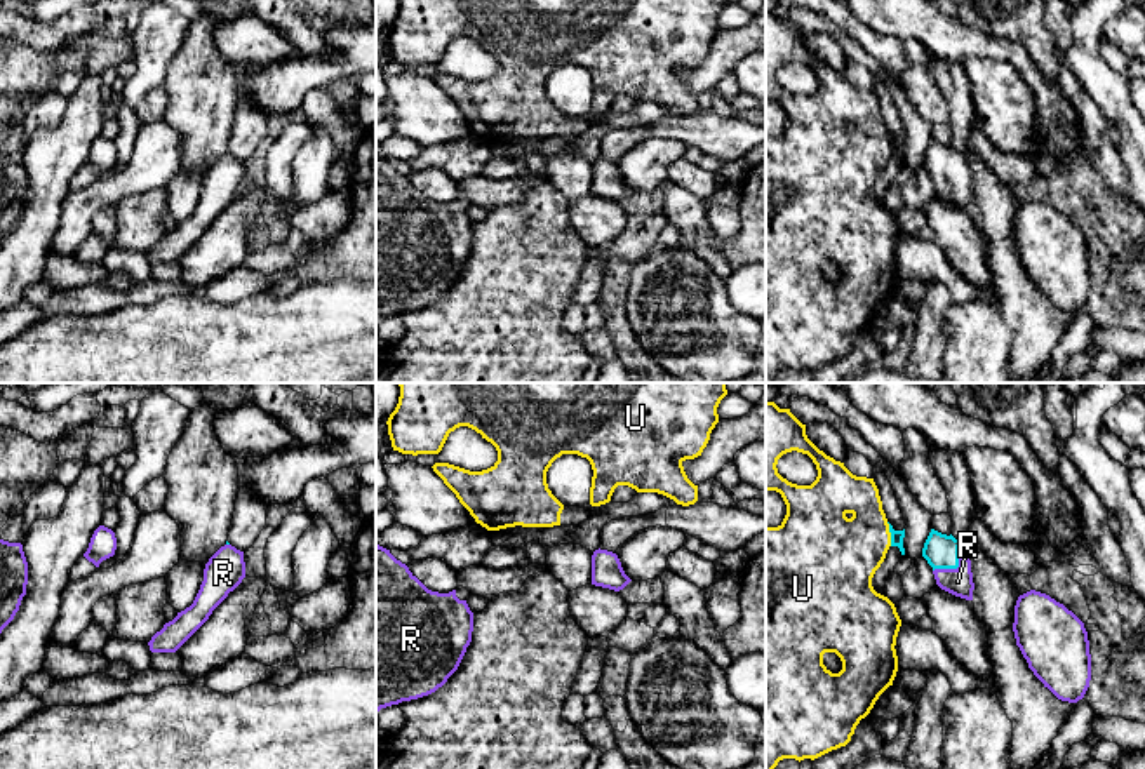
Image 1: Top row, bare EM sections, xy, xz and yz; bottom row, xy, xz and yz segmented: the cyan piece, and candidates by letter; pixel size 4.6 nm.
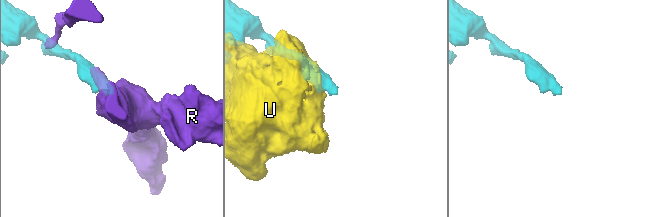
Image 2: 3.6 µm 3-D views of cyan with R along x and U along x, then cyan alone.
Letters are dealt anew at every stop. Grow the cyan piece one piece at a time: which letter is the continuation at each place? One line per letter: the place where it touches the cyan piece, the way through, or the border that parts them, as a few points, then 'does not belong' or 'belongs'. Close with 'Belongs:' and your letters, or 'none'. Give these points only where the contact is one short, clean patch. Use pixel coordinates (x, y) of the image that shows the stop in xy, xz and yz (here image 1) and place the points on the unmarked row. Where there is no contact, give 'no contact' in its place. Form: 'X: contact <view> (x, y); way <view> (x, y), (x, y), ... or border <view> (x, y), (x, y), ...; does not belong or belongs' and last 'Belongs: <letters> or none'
R: contact yz (956, 178); way yz (942, 162), (956, 178), (957, 192); belongs
U: contact yz (891, 145); does not belong
Belongs: R

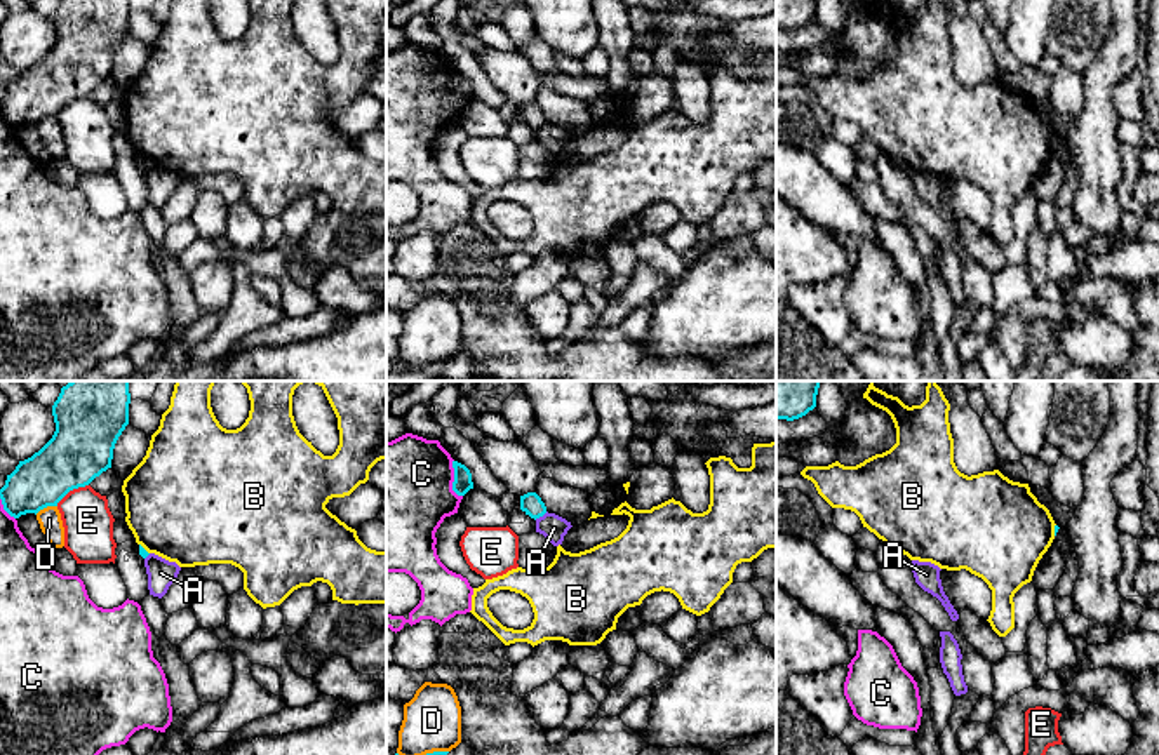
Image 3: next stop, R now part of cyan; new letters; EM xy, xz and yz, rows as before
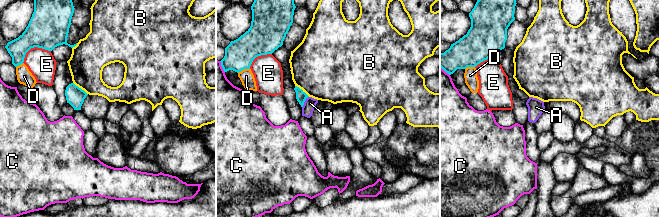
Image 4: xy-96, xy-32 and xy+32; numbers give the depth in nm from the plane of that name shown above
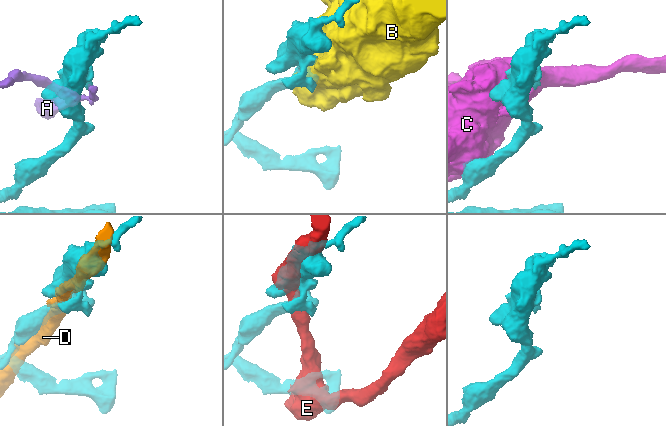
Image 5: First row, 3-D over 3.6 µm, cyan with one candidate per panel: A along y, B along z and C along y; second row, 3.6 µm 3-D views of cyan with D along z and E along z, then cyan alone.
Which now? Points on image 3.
A: contact xz (540, 126); border xz (547, 122), (535, 129); does not belong
B: contact yz (1055, 140); does not belong
C: contact xz (455, 89); does not belong
D: contact xy (46, 117); does not belong
E: contact xy (72, 100); does not belong
Belongs: none

